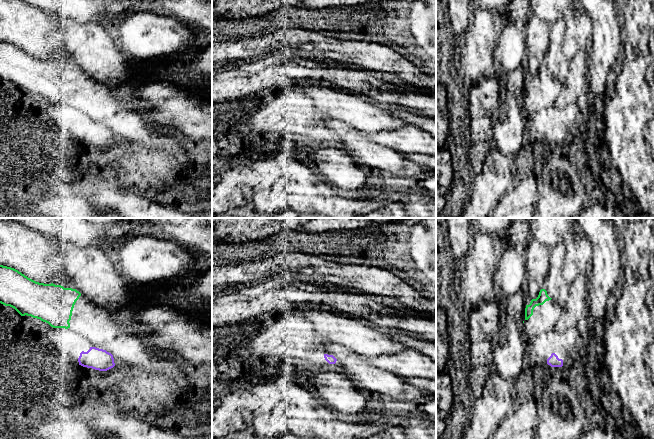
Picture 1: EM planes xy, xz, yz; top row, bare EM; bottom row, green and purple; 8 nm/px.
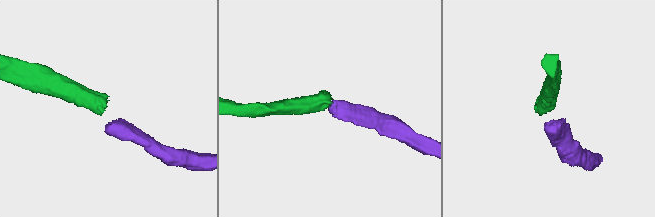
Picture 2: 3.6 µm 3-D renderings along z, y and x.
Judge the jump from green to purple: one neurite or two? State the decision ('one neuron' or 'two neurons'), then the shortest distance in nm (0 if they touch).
two neurons; gap 220 nm

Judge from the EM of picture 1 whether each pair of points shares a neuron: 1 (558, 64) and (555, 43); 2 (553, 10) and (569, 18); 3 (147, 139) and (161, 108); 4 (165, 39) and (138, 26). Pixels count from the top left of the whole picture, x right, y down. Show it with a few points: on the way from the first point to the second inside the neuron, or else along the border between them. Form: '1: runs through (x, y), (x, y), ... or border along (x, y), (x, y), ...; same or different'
1: runs through (555, 59), (555, 48); same
2: border along (564, 10), (561, 17); different
3: border along (145, 114), (156, 127); different
4: runs through (158, 36), (149, 29), (145, 29); same

